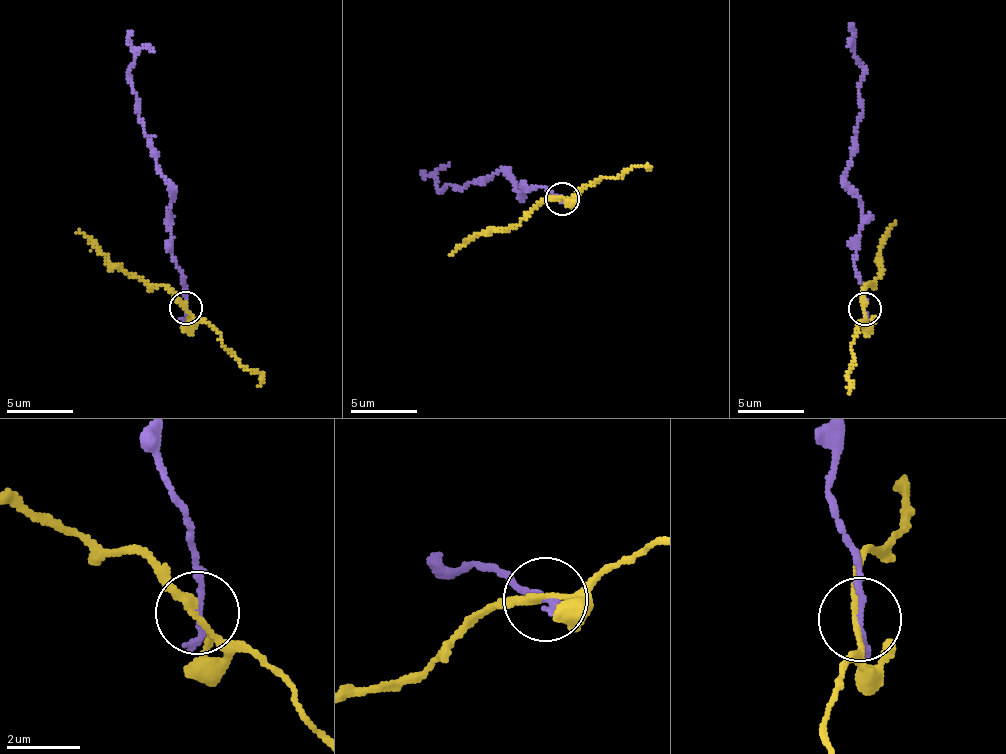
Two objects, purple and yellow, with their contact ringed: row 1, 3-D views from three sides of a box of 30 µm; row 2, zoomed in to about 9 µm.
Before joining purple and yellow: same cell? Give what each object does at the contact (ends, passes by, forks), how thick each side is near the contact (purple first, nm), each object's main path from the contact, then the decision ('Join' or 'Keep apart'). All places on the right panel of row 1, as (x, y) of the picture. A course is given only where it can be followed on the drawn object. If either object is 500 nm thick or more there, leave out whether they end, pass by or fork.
At the ring purple ends. At the ring yellow passes by. Thickness 200 nm (purple) against 190 nm. Course of purple: (864, 309), (864, 286), (854, 262), (862, 202), (844, 176), (862, 110), (858, 87), (862, 72), (850, 24). Course of yellow: (864, 309), (861, 295), (880, 274), (879, 247), (894, 224). Keep apart

